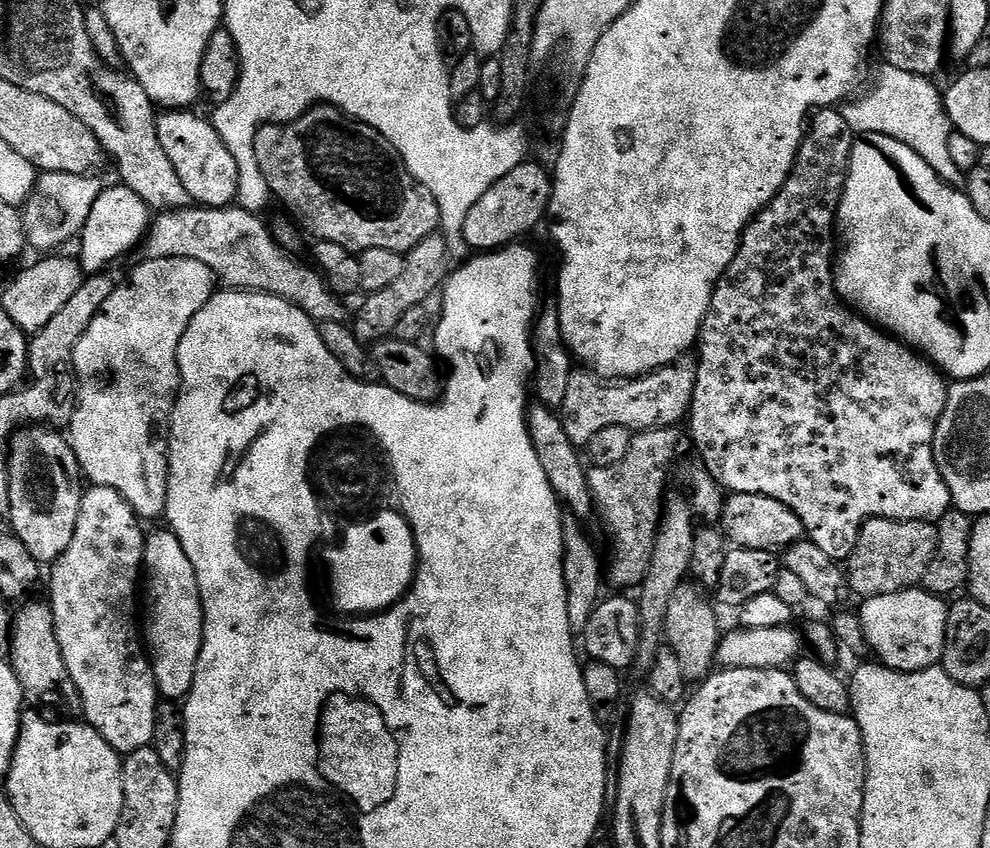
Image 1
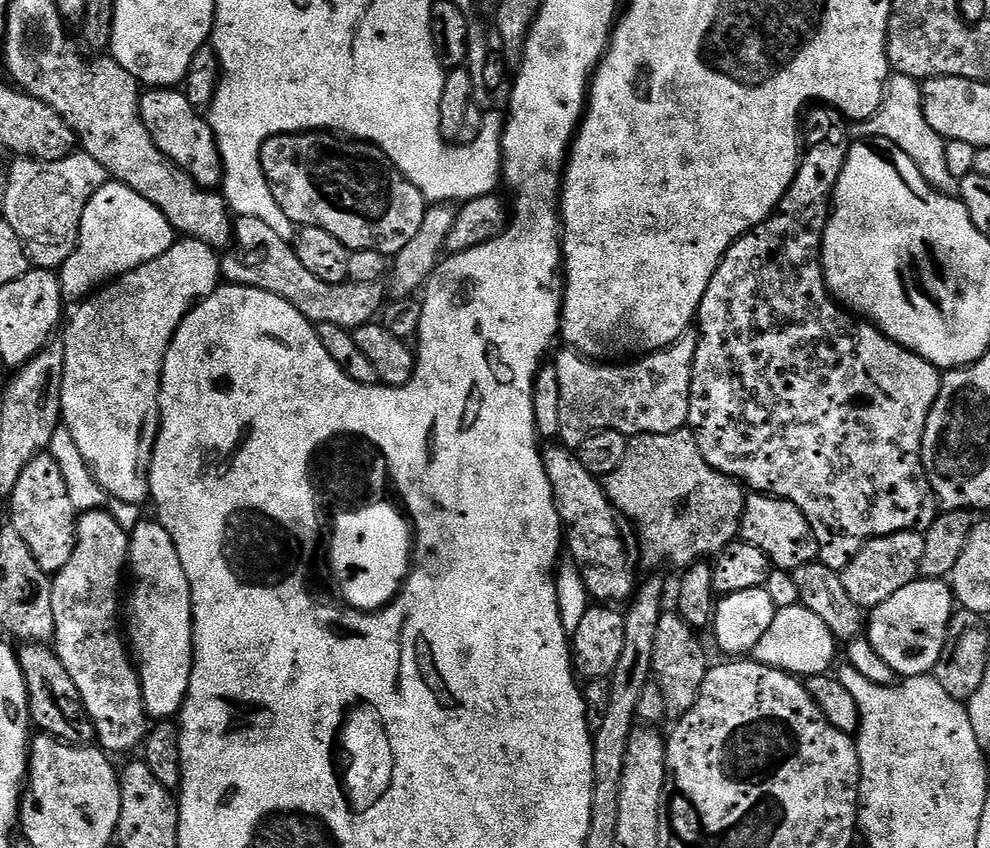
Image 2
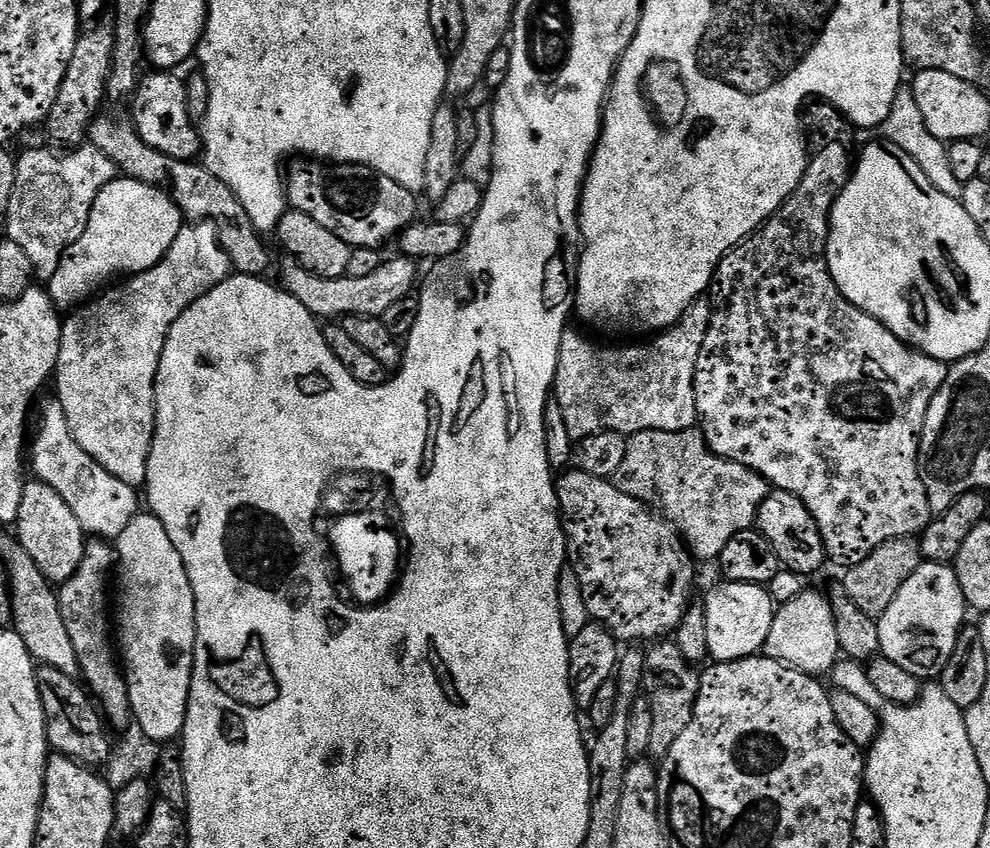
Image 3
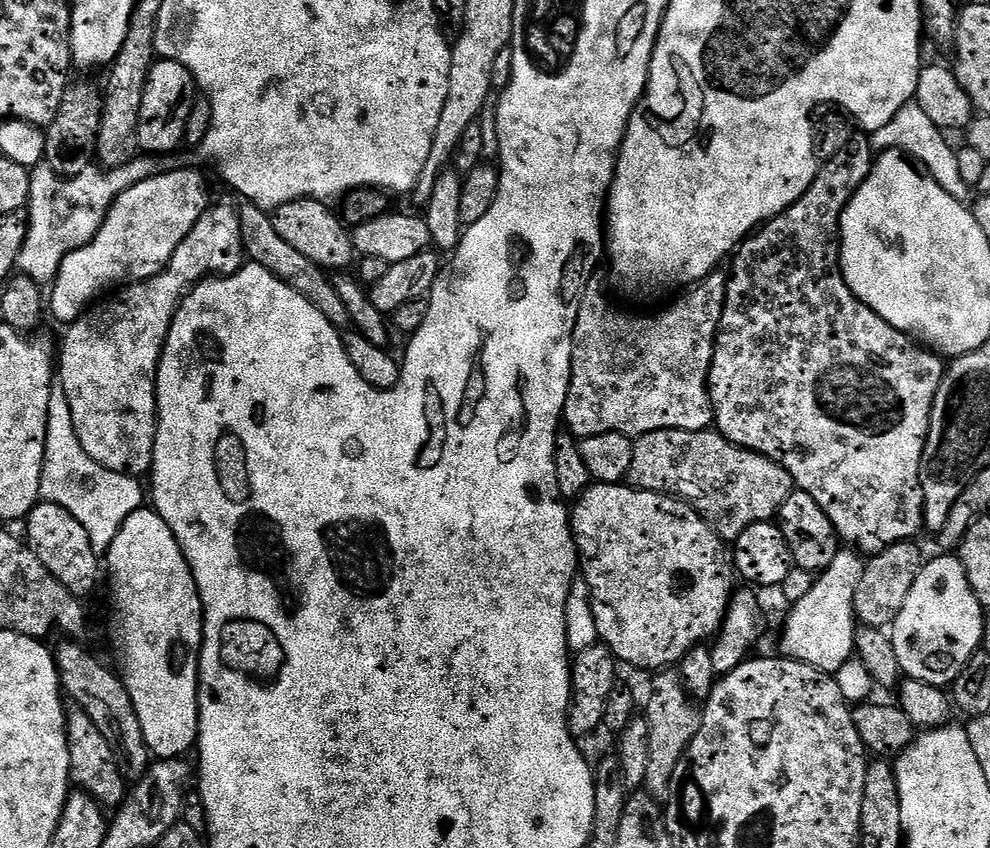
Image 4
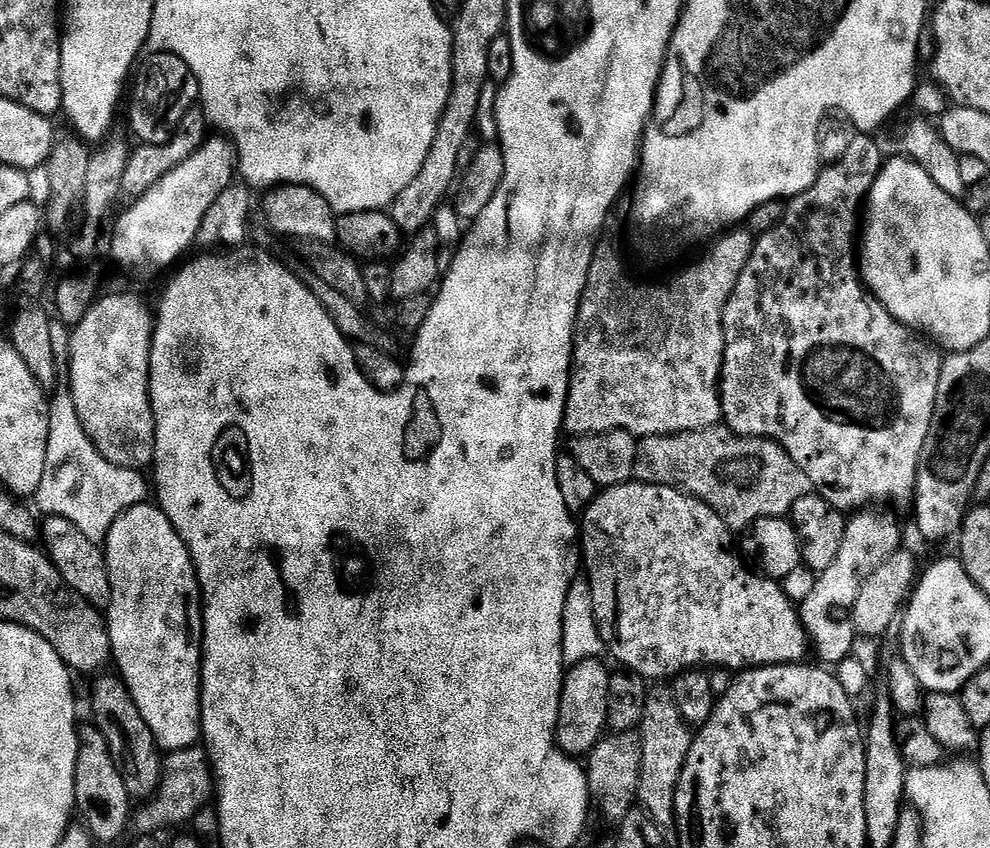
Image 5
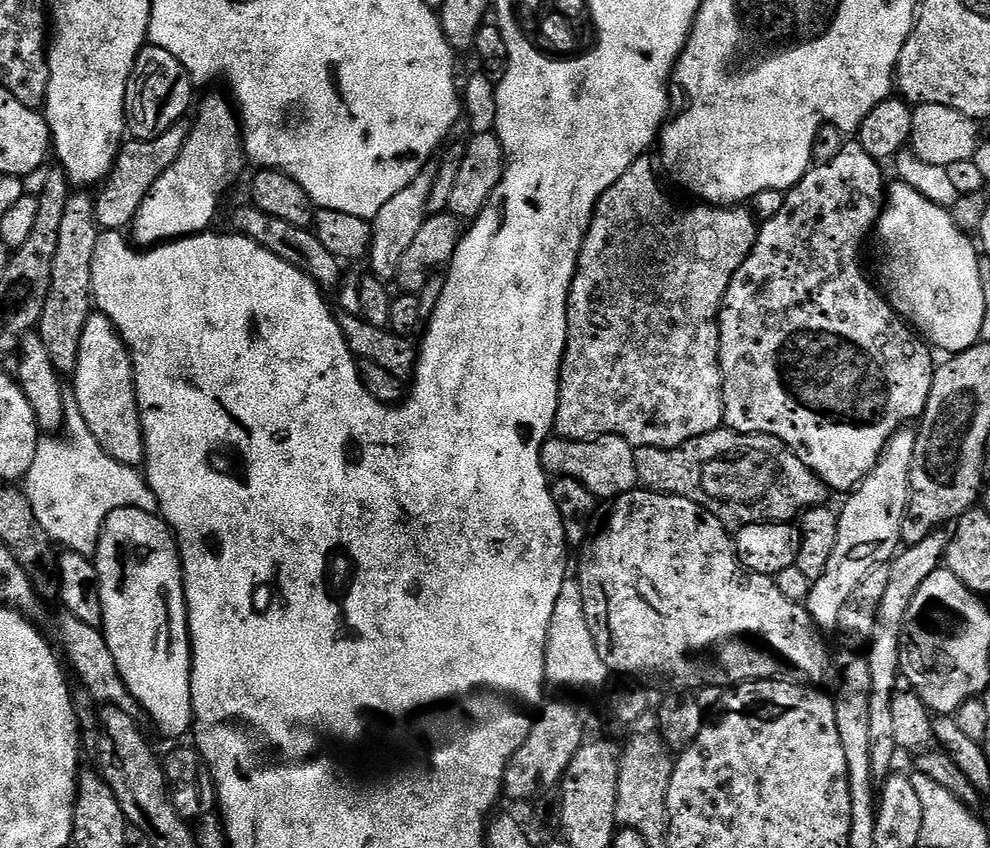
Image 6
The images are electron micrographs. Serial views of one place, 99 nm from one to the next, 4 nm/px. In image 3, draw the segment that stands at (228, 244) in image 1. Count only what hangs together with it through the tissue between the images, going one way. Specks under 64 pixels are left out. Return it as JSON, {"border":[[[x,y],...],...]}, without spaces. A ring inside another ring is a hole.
{"border":[[[397,256],[390,260],[385,259],[381,261],[377,270],[369,277],[363,278],[350,278],[347,275],[340,279],[322,279],[310,273],[299,265],[296,260],[292,258],[286,259],[287,261],[282,266],[282,281],[281,287],[294,296],[298,302],[310,310],[312,316],[320,320],[340,320],[345,316],[361,316],[361,318],[382,318],[393,304],[405,299],[411,295],[411,288],[416,280],[417,263],[411,257]]]}

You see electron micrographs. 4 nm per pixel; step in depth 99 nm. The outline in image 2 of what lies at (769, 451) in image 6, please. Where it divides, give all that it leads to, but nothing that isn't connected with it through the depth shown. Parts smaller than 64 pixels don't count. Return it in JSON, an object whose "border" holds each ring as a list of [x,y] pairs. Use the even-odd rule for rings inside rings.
{"border":[[[687,427],[670,434],[642,433],[631,437],[622,466],[603,477],[602,483],[604,493],[614,507],[619,508],[620,513],[631,518],[635,524],[640,546],[641,571],[650,572],[662,564],[687,568],[695,562],[715,557],[739,537],[746,499],[745,489],[737,481],[709,466],[698,447],[696,435]]]}

